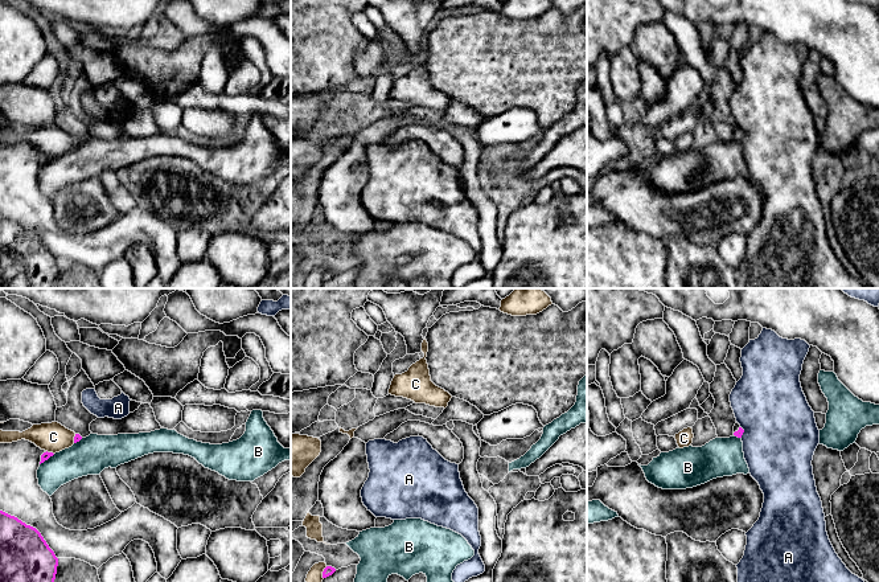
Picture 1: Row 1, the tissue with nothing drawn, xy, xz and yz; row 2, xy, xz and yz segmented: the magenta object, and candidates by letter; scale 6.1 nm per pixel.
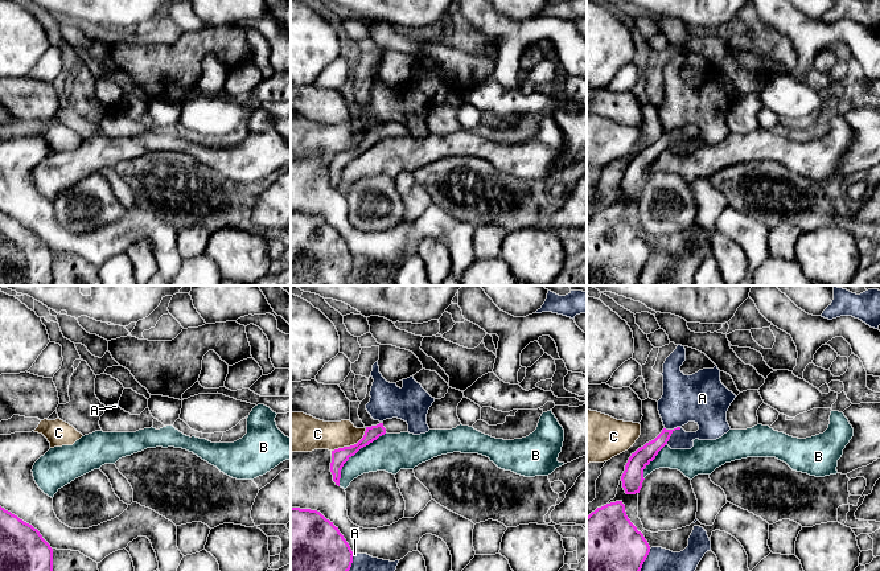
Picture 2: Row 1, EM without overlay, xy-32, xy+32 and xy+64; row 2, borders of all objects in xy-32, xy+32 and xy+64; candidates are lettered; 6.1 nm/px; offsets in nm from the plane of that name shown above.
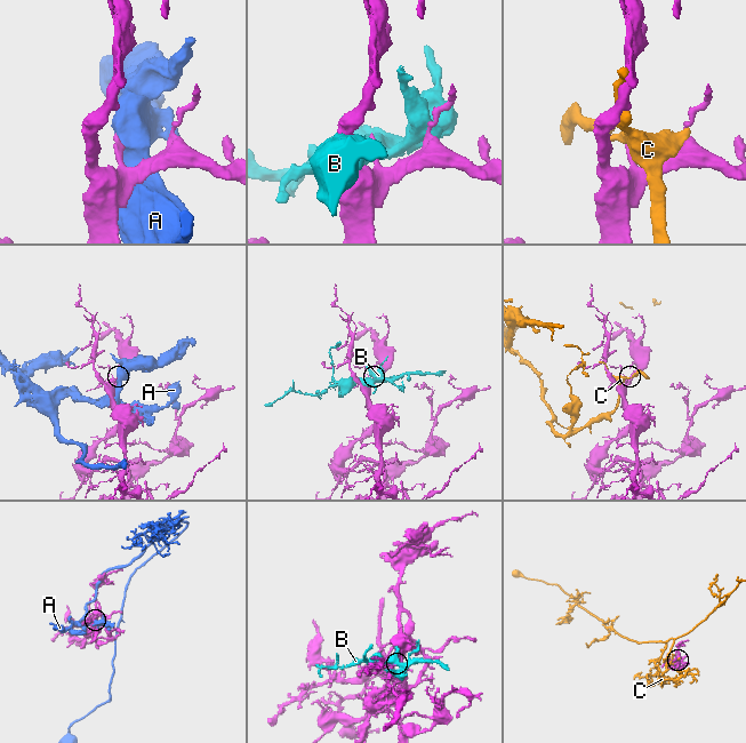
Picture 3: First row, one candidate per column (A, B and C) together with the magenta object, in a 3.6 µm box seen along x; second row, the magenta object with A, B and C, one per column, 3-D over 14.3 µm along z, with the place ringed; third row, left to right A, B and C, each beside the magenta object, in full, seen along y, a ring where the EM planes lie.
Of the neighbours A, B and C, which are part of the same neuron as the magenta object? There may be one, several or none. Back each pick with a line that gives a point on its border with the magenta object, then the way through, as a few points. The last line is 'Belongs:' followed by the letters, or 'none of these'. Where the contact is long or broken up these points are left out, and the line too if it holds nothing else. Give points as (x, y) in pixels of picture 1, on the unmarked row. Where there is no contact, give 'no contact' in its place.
Belongs: none of these

